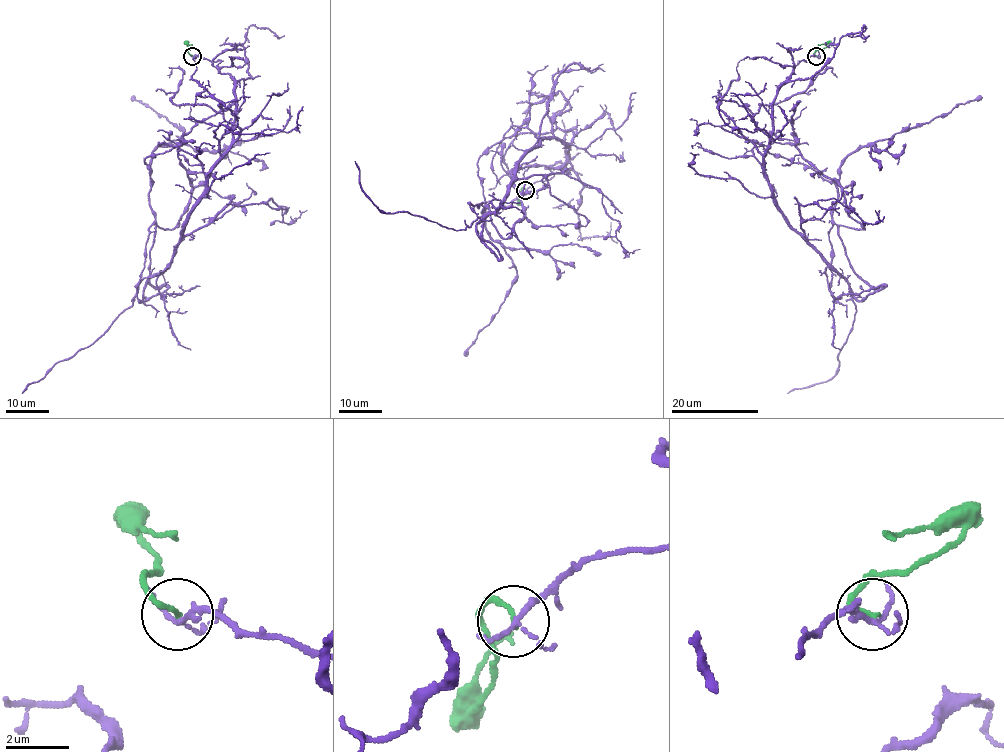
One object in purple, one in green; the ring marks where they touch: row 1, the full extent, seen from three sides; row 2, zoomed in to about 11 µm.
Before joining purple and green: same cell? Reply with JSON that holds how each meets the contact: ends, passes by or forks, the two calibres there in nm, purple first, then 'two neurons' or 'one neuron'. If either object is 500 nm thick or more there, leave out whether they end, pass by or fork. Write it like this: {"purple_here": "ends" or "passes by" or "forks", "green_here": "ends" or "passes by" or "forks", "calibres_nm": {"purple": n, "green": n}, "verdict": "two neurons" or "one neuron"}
{"purple_here": "forks", "green_here": "ends", "calibres_nm": {"purple": 140, "green": 140}, "verdict": "two neurons"}

